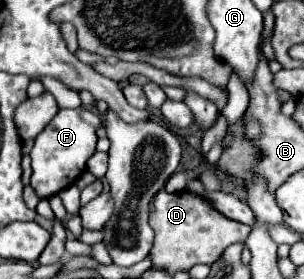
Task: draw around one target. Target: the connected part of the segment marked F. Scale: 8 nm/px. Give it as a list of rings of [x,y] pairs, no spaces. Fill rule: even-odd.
[[[78,107],[78,109],[60,109],[58,115],[46,125],[46,129],[36,137],[36,143],[30,151],[32,157],[32,179],[30,185],[40,199],[48,199],[62,191],[66,185],[72,185],[84,171],[86,159],[96,151],[96,127],[102,125],[100,115]]]

